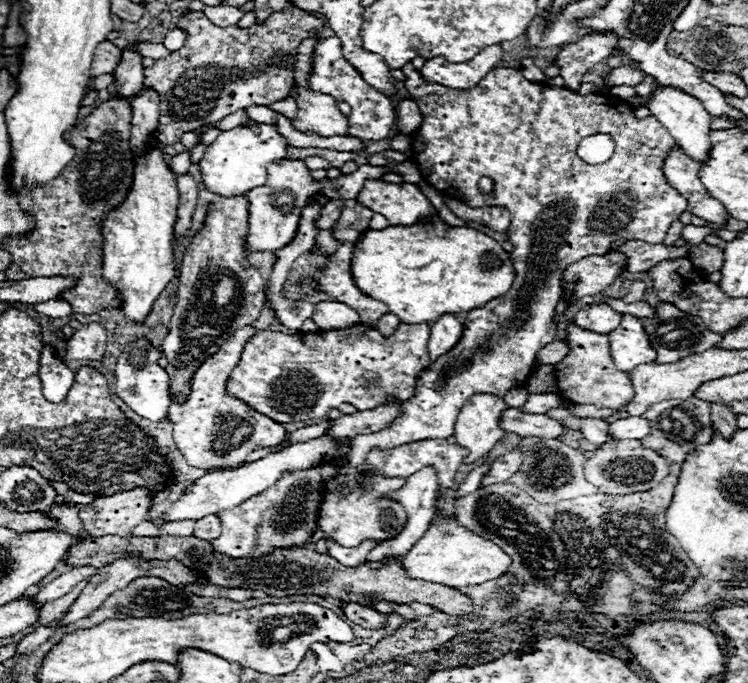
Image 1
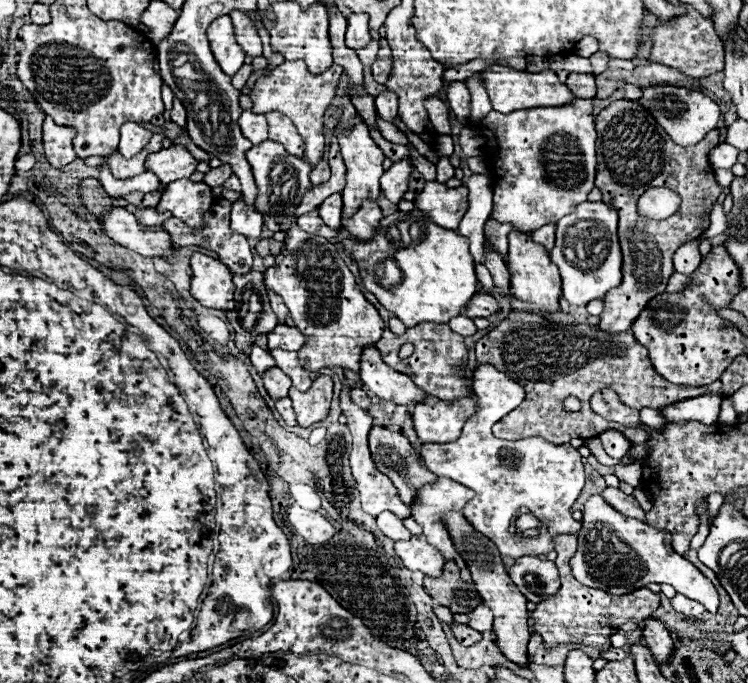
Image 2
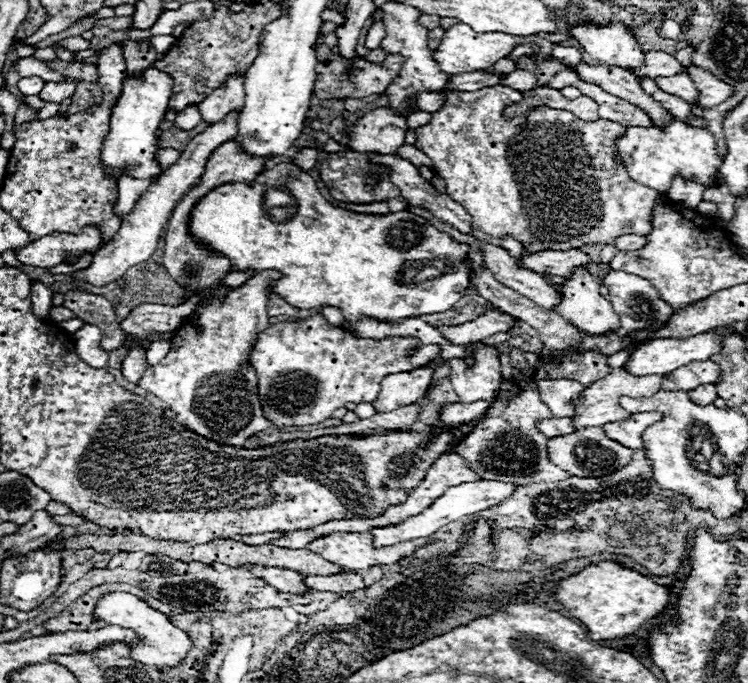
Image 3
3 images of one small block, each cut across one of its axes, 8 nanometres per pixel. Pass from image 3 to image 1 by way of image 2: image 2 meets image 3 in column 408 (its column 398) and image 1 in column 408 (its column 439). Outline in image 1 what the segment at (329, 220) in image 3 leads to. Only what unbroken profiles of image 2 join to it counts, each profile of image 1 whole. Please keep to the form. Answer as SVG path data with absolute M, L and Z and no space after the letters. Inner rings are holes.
M434 216L426 224L412 226L388 226L384 230L366 230L360 236L352 250L350 272L358 290L366 292L366 296L386 304L388 312L398 316L400 322L434 322L442 314L454 312L470 312L492 298L502 296L514 280L514 270L510 264L510 254L492 240L490 236L466 228L466 226L448 226L438 216Z

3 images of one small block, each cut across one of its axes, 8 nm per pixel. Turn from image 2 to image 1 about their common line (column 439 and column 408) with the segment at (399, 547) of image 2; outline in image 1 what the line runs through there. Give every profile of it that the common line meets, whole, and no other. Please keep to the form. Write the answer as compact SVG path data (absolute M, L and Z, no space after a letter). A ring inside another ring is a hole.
M440 516L438 524L432 522L430 528L424 532L422 540L418 540L418 544L410 548L410 552L392 558L404 564L404 570L406 574L410 574L410 578L444 584L450 588L482 584L486 580L502 576L510 566L510 556L506 556L502 548L460 526L454 516Z

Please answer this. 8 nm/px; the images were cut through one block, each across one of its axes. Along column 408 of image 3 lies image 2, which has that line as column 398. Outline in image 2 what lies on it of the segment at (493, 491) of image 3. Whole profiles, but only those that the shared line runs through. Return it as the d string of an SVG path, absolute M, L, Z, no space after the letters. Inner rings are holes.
M382 512L378 518L378 528L384 532L384 536L392 538L392 540L410 540L410 530L402 524L402 520L398 516L394 516L392 512Z

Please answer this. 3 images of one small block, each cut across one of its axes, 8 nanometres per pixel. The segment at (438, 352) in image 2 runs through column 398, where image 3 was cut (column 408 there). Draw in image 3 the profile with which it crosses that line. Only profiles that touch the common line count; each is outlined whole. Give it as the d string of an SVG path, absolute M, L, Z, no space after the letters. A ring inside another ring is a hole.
M312 314L300 322L280 322L272 324L258 336L254 350L250 352L250 364L258 376L258 396L262 404L264 416L276 426L306 426L318 424L332 416L334 410L342 408L346 402L372 402L378 396L380 382L388 374L410 372L434 362L440 354L438 344L426 344L410 358L406 358L406 350L414 348L420 340L414 336L388 336L382 340L374 338L358 338L342 326L332 326L322 314Z

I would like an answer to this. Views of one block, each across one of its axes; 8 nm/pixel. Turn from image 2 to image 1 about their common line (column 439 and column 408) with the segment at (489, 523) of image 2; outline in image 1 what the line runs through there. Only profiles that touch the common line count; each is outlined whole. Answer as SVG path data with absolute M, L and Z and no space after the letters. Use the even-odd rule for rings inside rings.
M430 438L430 440L402 444L392 450L372 450L368 454L368 464L386 476L410 476L416 470L422 470L424 466L434 466L436 474L438 474L438 482L440 482L440 496L442 496L448 488L452 488L452 478L464 458L466 458L466 448L460 448L456 442Z

